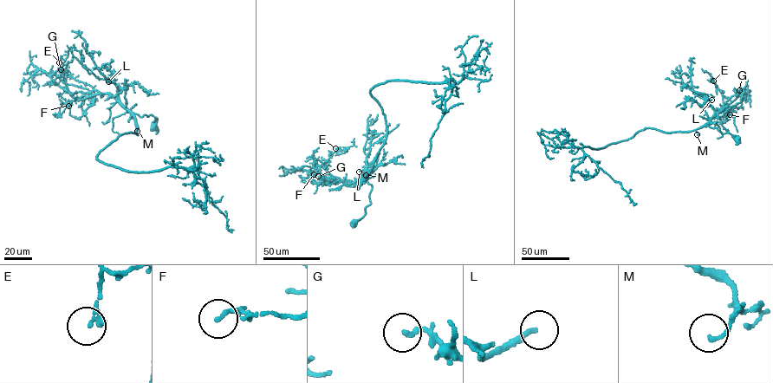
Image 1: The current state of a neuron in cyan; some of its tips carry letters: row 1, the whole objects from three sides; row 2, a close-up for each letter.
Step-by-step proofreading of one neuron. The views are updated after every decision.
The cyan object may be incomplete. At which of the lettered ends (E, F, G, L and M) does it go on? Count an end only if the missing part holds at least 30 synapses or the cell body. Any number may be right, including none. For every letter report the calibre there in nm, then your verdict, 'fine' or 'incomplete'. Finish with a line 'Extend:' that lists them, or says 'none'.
E: calibre 160 nm; fine
F: calibre 110 nm; fine
G: calibre 120 nm; fine
L: calibre 190 nm; fine
M: calibre 150 nm; fine
Extend: none

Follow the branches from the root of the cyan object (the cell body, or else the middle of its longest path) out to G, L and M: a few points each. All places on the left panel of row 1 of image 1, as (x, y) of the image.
G: (154, 126), (157, 119), (153, 121), (155, 117), (131, 113), (111, 95), (94, 90), (61, 69)
L: (154, 126), (157, 119), (153, 121), (151, 115), (139, 117), (126, 110), (120, 100), (116, 85), (108, 81)
M: (154, 126), (157, 119), (153, 121), (155, 117), (134, 114), (137, 131)

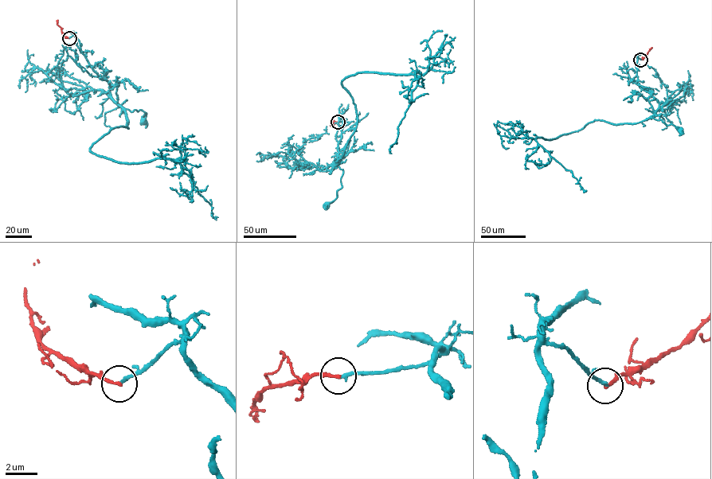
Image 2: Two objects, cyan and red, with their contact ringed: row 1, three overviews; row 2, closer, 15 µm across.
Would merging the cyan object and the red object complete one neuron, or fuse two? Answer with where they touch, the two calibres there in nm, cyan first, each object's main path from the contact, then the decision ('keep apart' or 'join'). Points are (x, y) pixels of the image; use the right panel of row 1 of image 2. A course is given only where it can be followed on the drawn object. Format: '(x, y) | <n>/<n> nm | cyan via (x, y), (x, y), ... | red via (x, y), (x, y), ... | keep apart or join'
(640, 60) | 220/200 nm | cyan via (640, 60), (637, 57), (638, 83), (659, 102), (659, 106), (651, 118), (662, 119), (680, 130) | red via (640, 60), (652, 48) | join

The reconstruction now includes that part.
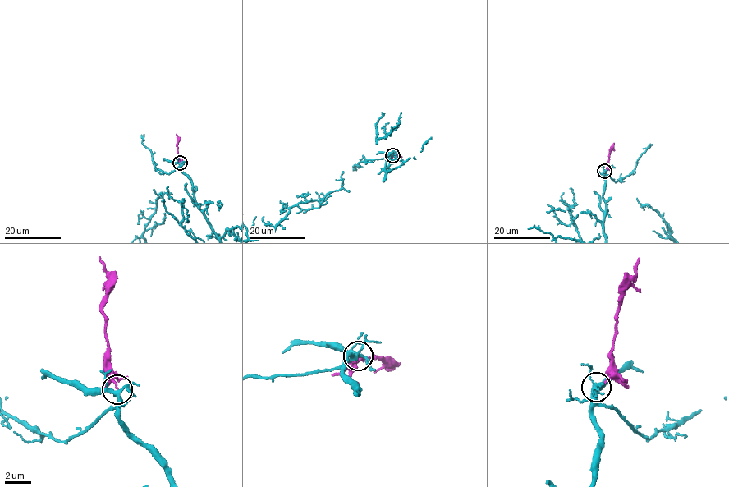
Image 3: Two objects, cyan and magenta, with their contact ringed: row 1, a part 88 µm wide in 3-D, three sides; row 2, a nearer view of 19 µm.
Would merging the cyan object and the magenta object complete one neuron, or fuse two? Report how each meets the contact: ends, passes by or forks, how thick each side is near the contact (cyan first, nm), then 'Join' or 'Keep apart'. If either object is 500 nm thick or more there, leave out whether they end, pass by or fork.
At the ring cyan forks. At the ring magenta ends. Thickness 300 nm (cyan) against 110 nm. Keep apart

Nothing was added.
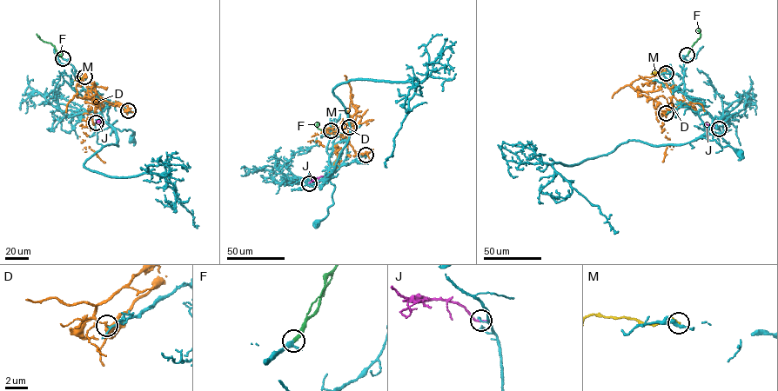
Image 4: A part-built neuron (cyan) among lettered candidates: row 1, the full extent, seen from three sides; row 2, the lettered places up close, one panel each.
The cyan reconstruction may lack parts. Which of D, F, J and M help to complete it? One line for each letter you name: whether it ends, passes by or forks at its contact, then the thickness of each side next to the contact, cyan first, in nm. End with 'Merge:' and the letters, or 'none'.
F: it ends; calibres 260 and 300 nm
Merge: F

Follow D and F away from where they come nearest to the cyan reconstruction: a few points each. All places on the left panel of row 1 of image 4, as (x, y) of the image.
D: (128, 109), (103, 100), (93, 84), (95, 110), (82, 120), (83, 142), (105, 162)
F: (63, 58), (54, 45), (36, 34)

